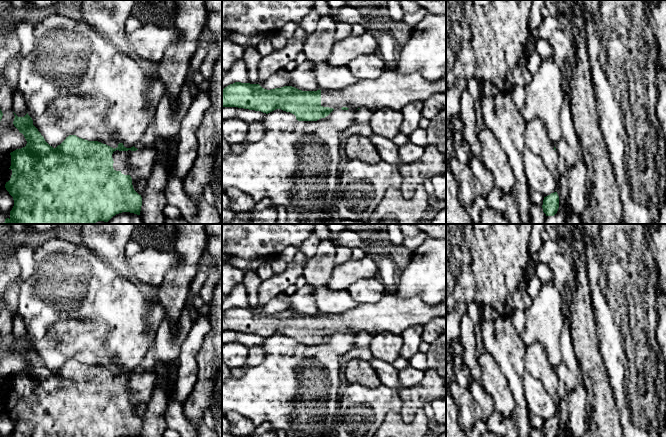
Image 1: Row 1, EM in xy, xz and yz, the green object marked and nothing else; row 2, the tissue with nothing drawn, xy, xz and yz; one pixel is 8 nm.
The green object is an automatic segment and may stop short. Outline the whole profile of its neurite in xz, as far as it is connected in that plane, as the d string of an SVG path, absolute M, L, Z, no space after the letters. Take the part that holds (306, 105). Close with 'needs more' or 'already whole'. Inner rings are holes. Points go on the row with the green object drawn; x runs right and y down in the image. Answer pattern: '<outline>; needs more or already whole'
M386 70L377 79L362 79L346 88L337 91L319 89L317 91L302 91L292 86L284 86L267 90L259 84L235 82L222 90L222 108L238 107L249 110L270 113L276 109L290 112L298 121L317 121L328 116L334 109L360 109L377 110L390 108L401 110L407 104L421 100L425 101L436 93L446 94L446 79L431 82L422 77L418 72L408 74L396 73Z; needs more

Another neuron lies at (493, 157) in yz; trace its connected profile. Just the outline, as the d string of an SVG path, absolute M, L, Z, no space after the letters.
M486 126L477 133L481 144L481 162L491 172L497 187L503 193L515 189L516 179L509 160L492 131Z

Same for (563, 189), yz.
M559 176L557 194L559 196L559 206L561 206L565 203L569 194L568 176Z

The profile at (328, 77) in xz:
M314 62L314 74L319 89L327 91L337 91L360 80L347 66L333 66L322 62Z

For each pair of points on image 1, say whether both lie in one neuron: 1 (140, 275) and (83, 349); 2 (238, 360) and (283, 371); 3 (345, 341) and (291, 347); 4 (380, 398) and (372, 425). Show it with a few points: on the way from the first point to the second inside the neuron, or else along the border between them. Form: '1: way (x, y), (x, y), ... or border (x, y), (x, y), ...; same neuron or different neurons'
1: border (131, 275), (141, 287); different neurons
2: border (246, 363), (242, 368); different neurons
3: way (332, 350), (330, 352), (304, 352); same neuron
4: way (379, 405), (375, 418); same neuron

